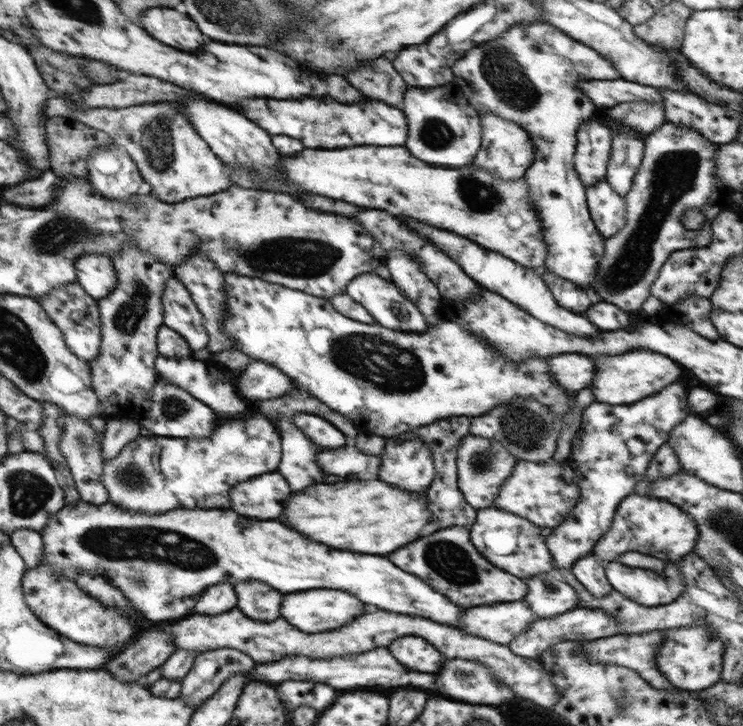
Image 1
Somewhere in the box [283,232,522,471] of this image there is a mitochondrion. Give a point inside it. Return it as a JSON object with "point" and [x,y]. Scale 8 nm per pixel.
{"point":[372,358]}

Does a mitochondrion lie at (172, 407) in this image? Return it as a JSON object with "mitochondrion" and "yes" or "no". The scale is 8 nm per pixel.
{"mitochondrion":"yes"}

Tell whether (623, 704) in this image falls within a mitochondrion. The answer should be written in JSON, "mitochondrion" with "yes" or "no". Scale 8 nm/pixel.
{"mitochondrion":"yes"}

